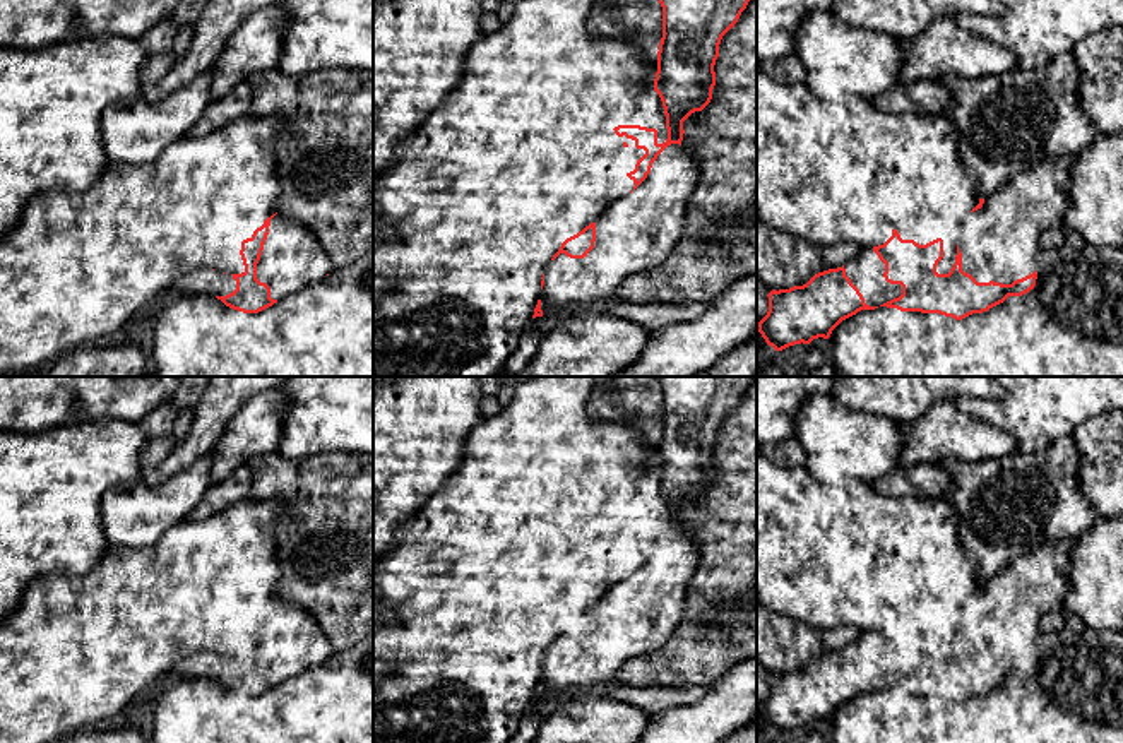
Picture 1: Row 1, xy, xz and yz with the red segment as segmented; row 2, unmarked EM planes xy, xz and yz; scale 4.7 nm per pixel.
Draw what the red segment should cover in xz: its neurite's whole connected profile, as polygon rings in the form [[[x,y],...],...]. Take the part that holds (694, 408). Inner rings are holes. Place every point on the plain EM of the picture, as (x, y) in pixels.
[[[654,377],[663,390],[663,421],[657,435],[657,455],[654,474],[659,478],[666,498],[668,522],[659,527],[657,514],[640,508],[618,508],[615,517],[635,526],[645,538],[637,544],[635,553],[627,560],[635,567],[633,574],[616,584],[596,606],[591,606],[577,618],[567,621],[551,645],[544,651],[541,664],[541,681],[534,692],[536,700],[553,695],[575,695],[580,692],[596,692],[599,687],[618,683],[618,675],[625,664],[661,649],[680,627],[685,616],[685,601],[688,589],[695,582],[700,550],[681,529],[683,505],[695,495],[702,495],[712,483],[716,469],[714,449],[719,440],[722,419],[734,411],[741,395],[746,392],[753,377]]]

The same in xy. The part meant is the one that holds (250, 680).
[[[279,596],[241,625],[240,639],[241,657],[197,652],[176,666],[175,676],[209,678],[233,693],[258,697],[336,652],[312,615]]]

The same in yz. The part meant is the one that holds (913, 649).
[[[1077,539],[1044,544],[1029,555],[1019,556],[962,603],[957,613],[957,639],[948,657],[938,657],[943,642],[943,623],[926,628],[902,623],[897,613],[878,630],[859,633],[842,651],[815,657],[806,668],[789,673],[772,673],[769,695],[757,705],[757,712],[769,729],[782,734],[794,728],[810,728],[813,722],[829,722],[832,714],[861,693],[878,690],[900,695],[940,697],[962,704],[1003,687],[1008,680],[1022,680],[1034,673],[1037,663],[1037,637],[1044,616],[1063,611],[1068,591],[1068,567]]]

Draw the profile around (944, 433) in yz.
[[[935,402],[923,418],[897,423],[904,442],[899,462],[904,467],[957,459],[967,464],[1003,459],[1017,452],[1015,438],[960,413],[954,402]]]

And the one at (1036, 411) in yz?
[[[989,377],[1003,390],[998,399],[959,397],[954,406],[984,425],[1010,433],[1019,454],[1036,454],[1072,437],[1085,419],[1123,411],[1123,377]]]

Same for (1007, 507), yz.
[[[1072,437],[1060,438],[1036,454],[1012,454],[1003,459],[967,464],[940,461],[954,479],[943,496],[957,512],[957,527],[966,555],[976,565],[976,577],[986,582],[1019,556],[1065,539],[1078,539],[1099,519],[1097,508],[1080,486],[1080,454]]]

